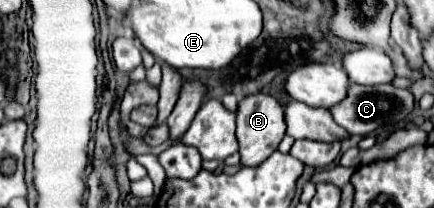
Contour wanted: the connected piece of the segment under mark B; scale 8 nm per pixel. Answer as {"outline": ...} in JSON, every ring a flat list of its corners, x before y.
{"outline":[[251,94,243,102,239,102,237,110,237,142,239,142,239,154,243,166,259,166,265,162,279,146,281,138,285,136,285,124,283,124,283,106,267,94]]}

